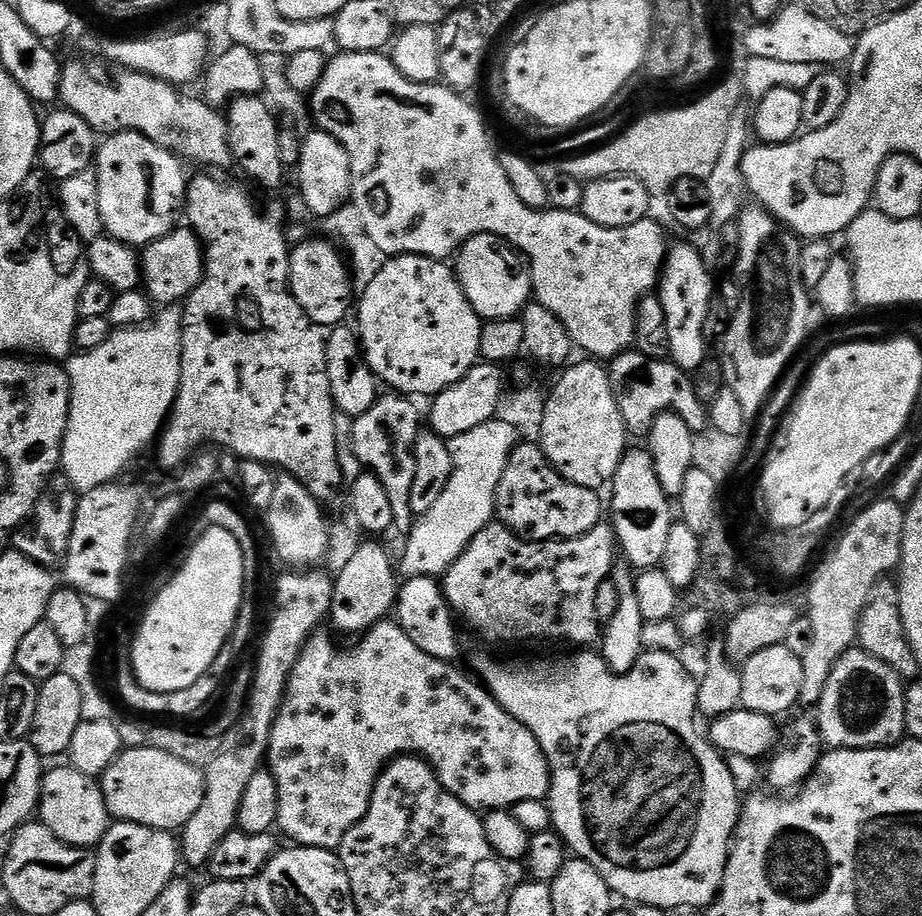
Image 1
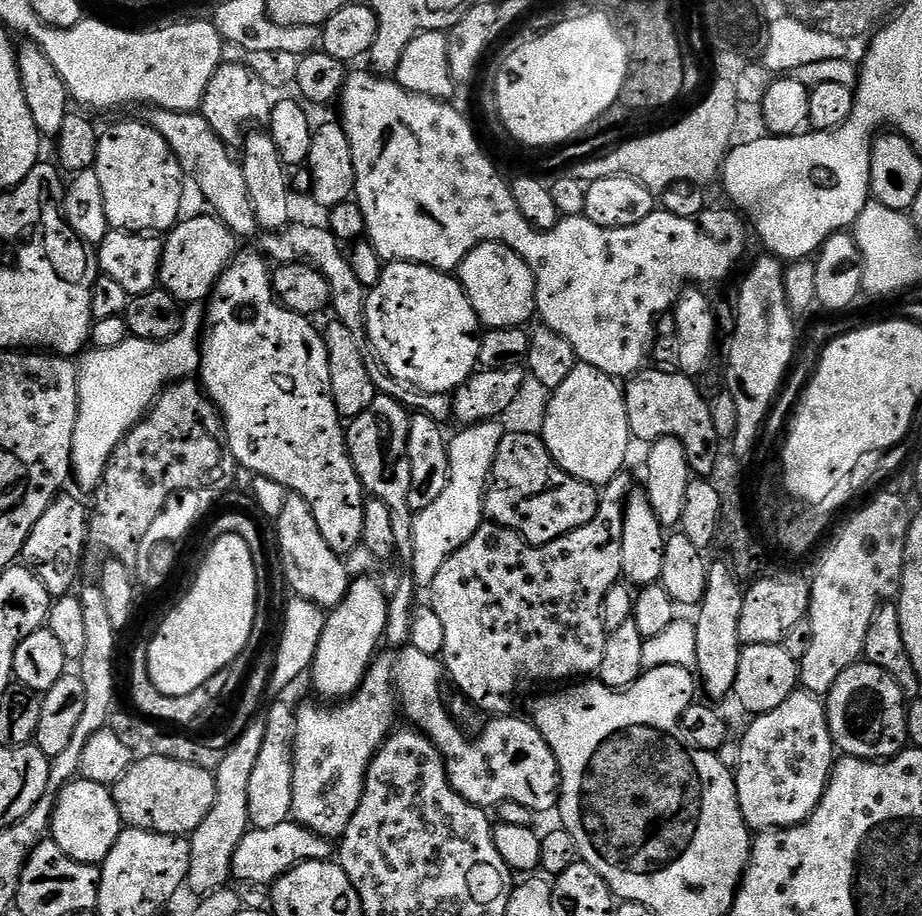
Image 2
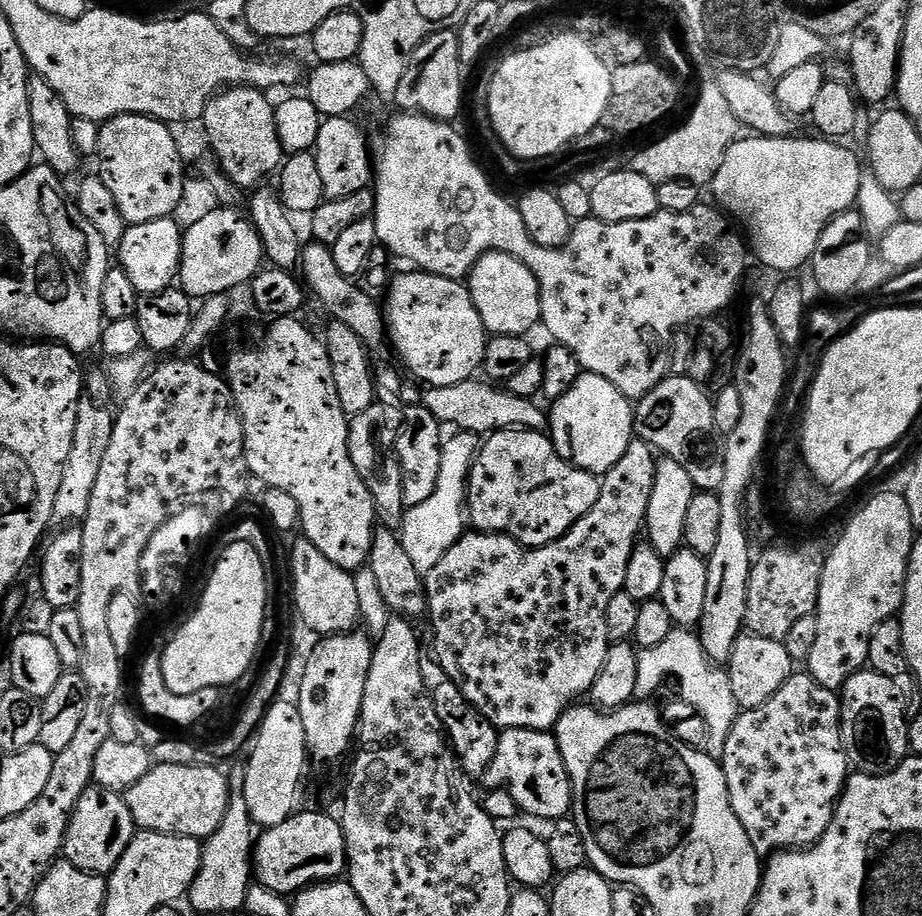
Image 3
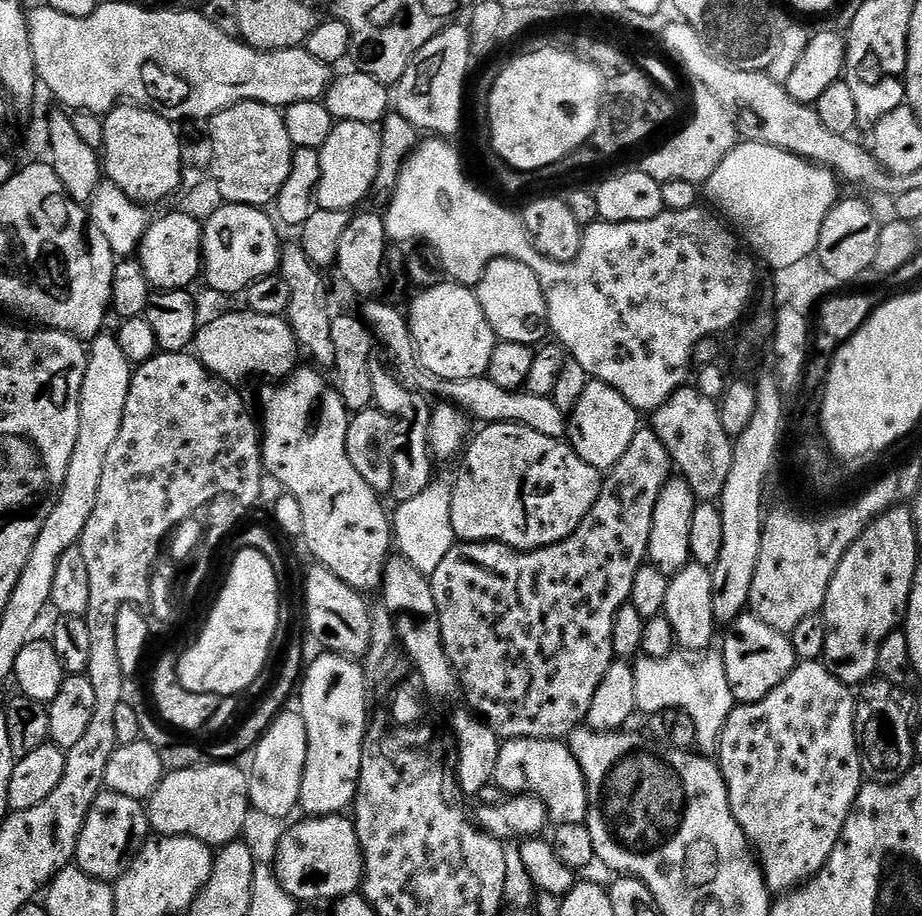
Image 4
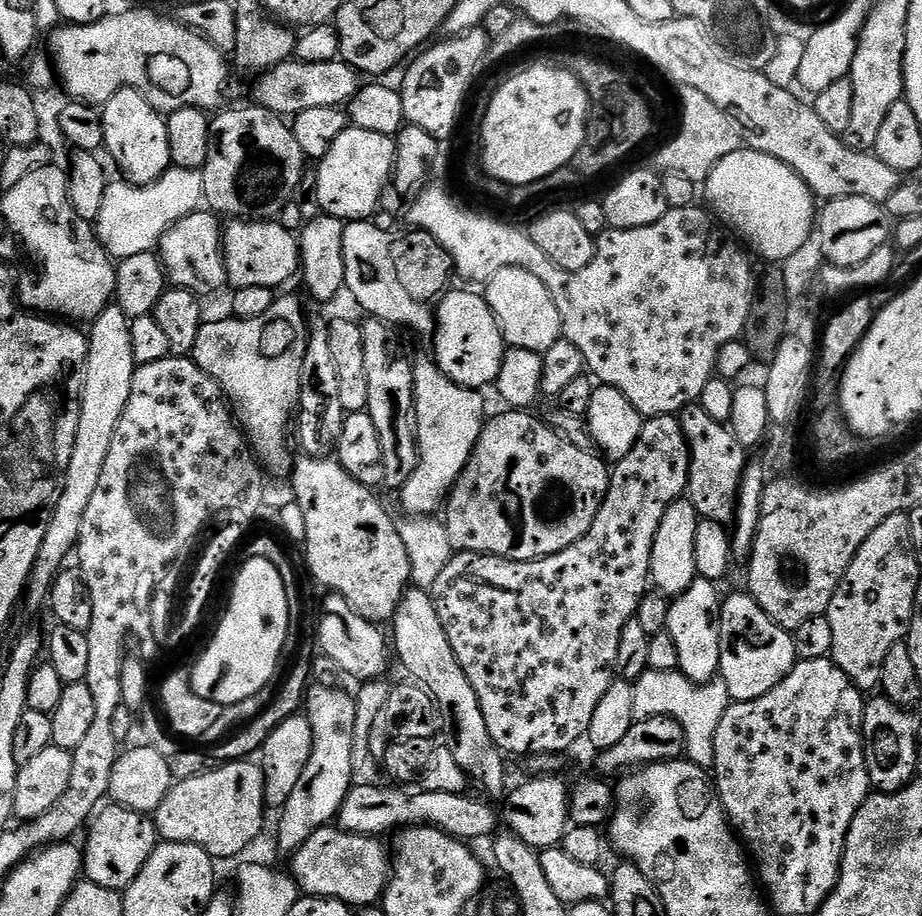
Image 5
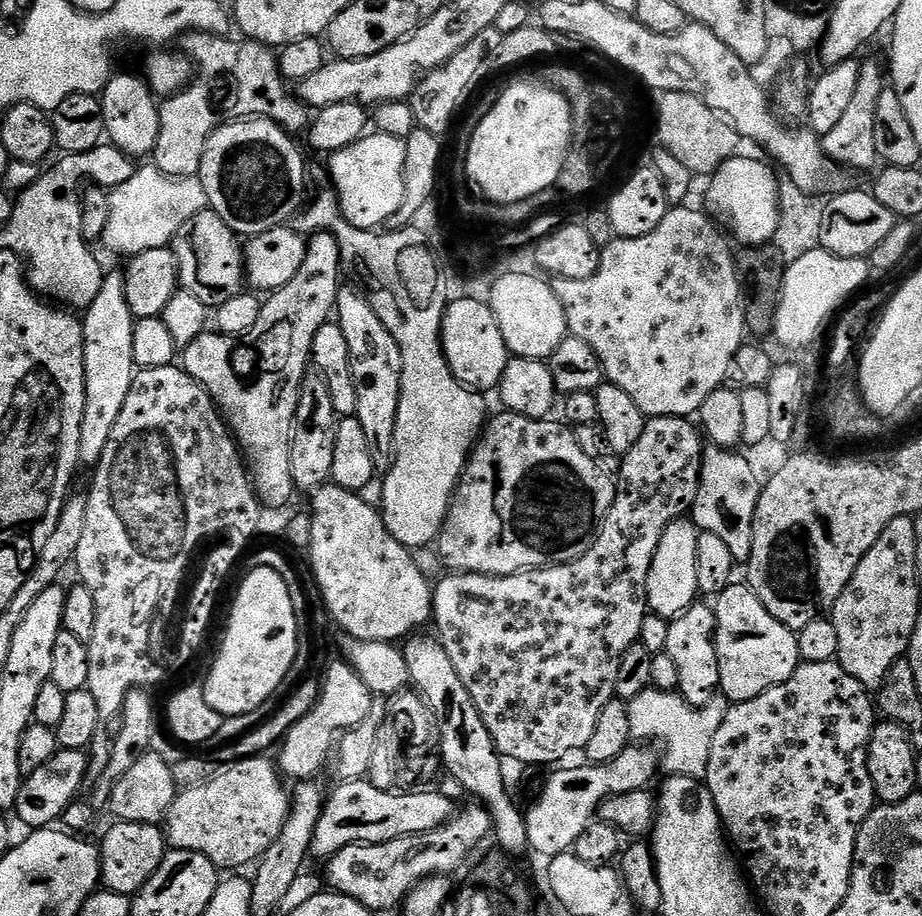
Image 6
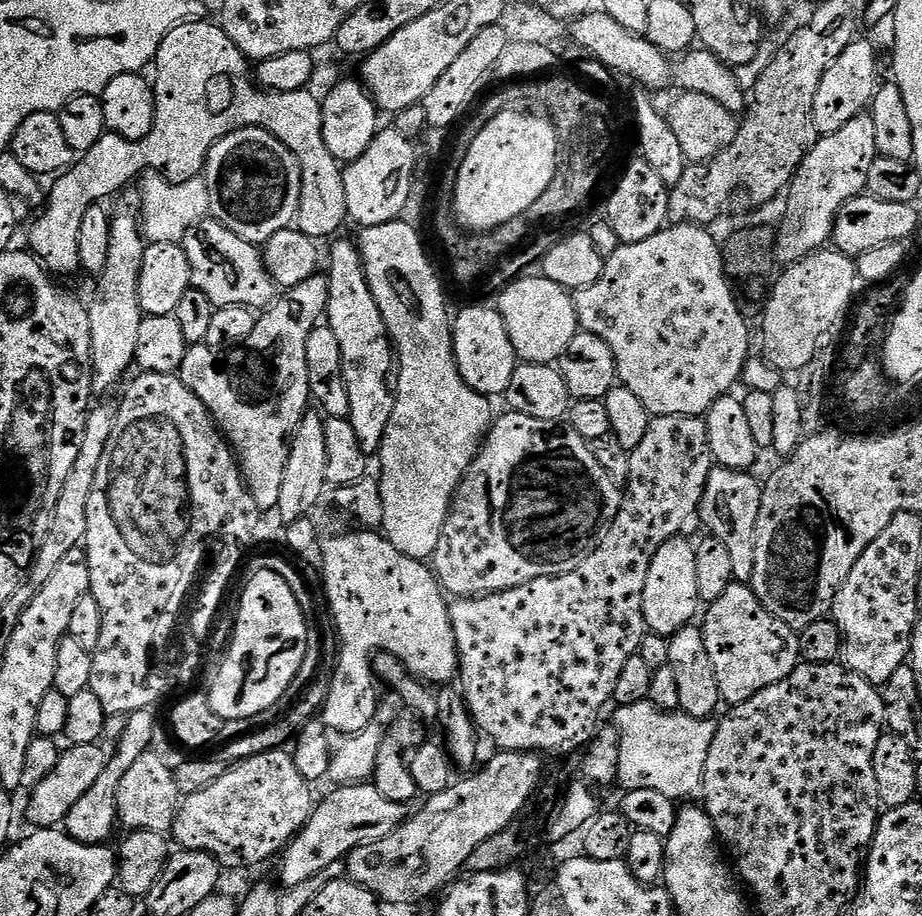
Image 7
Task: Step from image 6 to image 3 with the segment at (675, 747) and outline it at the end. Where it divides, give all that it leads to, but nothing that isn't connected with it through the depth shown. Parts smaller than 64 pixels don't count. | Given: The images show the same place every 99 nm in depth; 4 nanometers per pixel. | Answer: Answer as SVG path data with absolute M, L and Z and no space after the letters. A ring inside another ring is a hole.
M676 626L658 645L639 649L637 697L652 698L652 695L671 676L676 679L676 684L680 687L681 698L692 707L689 709L706 722L708 755L723 757L726 738L730 738L730 730L742 709L734 698L734 690L730 687L727 671L708 659L706 650L702 650L702 642L695 631Z

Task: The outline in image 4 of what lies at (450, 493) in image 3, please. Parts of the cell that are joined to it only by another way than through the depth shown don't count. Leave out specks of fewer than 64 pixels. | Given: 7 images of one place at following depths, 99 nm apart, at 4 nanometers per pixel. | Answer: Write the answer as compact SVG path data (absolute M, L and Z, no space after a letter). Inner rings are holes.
M436 478L430 486L426 486L426 490L422 490L422 494L418 494L418 498L396 504L396 513L393 511L390 516L394 544L399 555L405 556L410 566L422 570L422 574L429 578L434 574L434 570L438 570L442 558L450 554L452 545L457 543L454 530L450 526L451 497L451 483L447 479L444 481Z

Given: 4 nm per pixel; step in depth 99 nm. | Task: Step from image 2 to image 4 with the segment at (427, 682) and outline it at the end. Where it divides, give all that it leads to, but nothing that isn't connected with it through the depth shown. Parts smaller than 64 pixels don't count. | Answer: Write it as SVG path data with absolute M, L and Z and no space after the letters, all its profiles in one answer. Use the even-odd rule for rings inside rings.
M518 738L517 740L506 740L500 745L500 753L498 754L497 770L494 783L505 792L514 796L536 796L540 799L545 810L548 811L548 819L553 825L558 824L583 824L588 819L588 791L586 790L586 782L582 770L578 766L578 762L574 758L572 749L568 747L564 740L539 740L538 738Z

